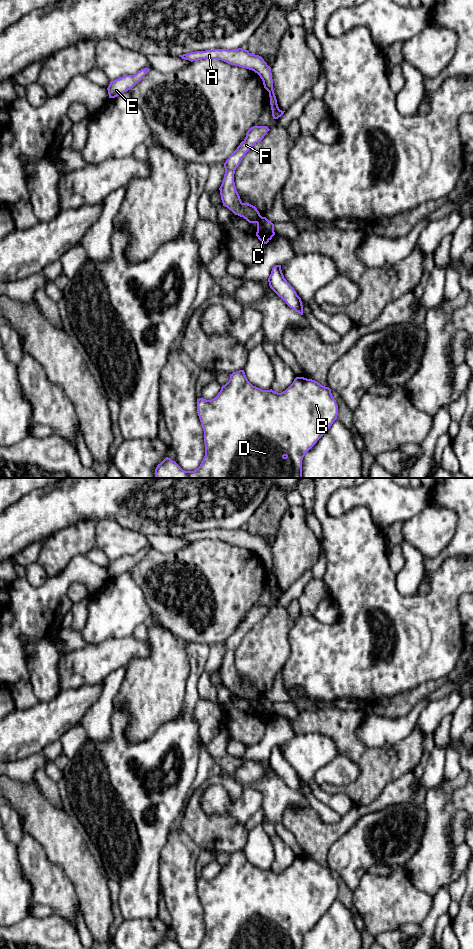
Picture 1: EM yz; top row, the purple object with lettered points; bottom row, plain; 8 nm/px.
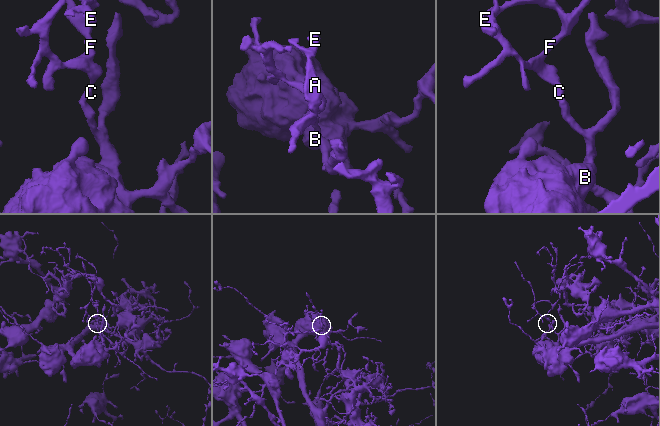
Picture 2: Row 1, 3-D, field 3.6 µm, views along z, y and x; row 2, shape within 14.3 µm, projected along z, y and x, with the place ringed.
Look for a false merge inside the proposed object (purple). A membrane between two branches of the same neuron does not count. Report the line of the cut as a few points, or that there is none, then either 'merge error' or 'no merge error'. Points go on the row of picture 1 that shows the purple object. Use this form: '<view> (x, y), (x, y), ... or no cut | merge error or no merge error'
yz (262, 217), (257, 223) | merge error

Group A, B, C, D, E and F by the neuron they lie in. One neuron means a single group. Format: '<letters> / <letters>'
A E F / B C D

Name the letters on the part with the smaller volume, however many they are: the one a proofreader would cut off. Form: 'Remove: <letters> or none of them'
Remove: A, E, F

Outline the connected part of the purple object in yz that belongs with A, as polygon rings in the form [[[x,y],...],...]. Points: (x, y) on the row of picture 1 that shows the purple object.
[[[214,49],[206,51],[196,51],[179,55],[182,59],[191,62],[200,59],[218,59],[231,65],[246,68],[257,73],[263,81],[264,88],[269,92],[272,116],[274,119],[281,117],[285,111],[279,109],[277,99],[273,90],[273,79],[271,67],[267,65],[264,59],[255,54],[251,54],[248,50],[238,49]]]

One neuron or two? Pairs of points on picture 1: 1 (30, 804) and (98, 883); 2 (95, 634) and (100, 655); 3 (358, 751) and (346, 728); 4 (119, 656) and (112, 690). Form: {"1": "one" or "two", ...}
{"1": "one", "2": "two", "3": "one", "4": "two"}

